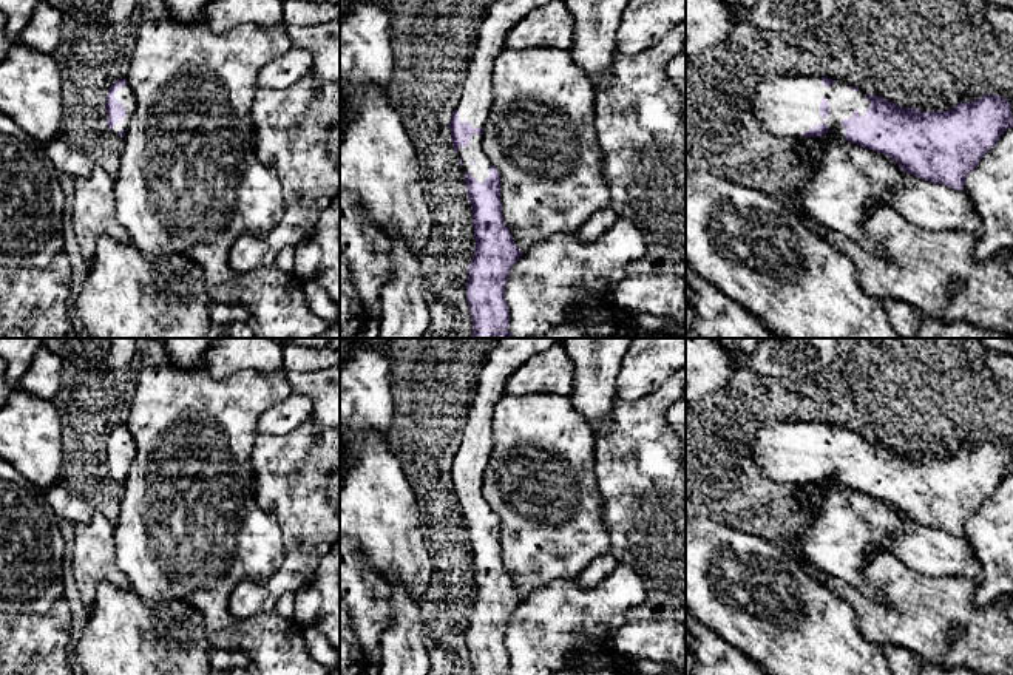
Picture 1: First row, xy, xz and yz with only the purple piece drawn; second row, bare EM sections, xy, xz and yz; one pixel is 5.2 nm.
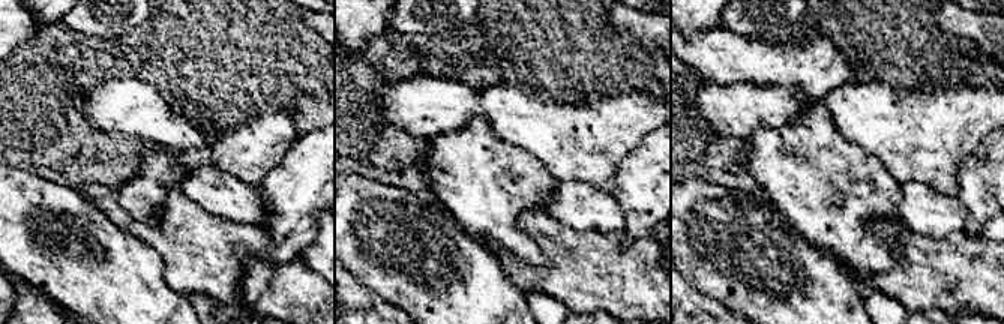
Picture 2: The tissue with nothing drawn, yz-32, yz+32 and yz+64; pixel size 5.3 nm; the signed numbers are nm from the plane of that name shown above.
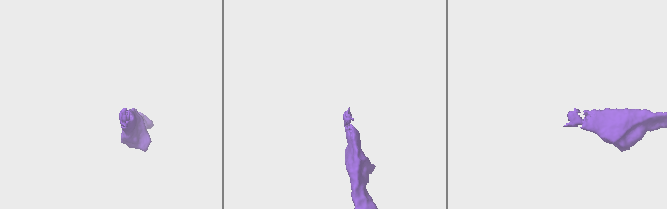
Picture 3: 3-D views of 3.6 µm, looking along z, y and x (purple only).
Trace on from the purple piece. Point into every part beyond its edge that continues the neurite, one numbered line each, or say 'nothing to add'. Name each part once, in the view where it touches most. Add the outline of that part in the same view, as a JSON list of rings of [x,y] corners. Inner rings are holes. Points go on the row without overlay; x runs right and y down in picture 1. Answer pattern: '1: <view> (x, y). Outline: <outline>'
1: yz (791, 451). Outline: [[[789,422],[761,426],[747,443],[750,460],[771,479],[778,482],[801,482],[814,471],[825,468],[831,477],[846,480],[843,465],[852,457],[865,462],[871,446],[862,436],[837,426],[825,432],[822,423]],[[820,446],[828,446],[829,462],[820,462]]]

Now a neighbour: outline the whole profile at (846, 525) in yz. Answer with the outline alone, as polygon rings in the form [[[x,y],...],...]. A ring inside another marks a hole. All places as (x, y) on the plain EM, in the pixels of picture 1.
[[[835,477],[812,485],[806,500],[812,519],[791,538],[820,573],[886,602],[886,596],[865,581],[863,568],[871,551],[888,551],[885,539],[902,533],[903,516],[885,500],[848,488]]]

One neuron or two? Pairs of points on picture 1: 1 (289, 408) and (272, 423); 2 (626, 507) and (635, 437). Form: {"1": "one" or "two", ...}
{"1": "one", "2": "one"}

